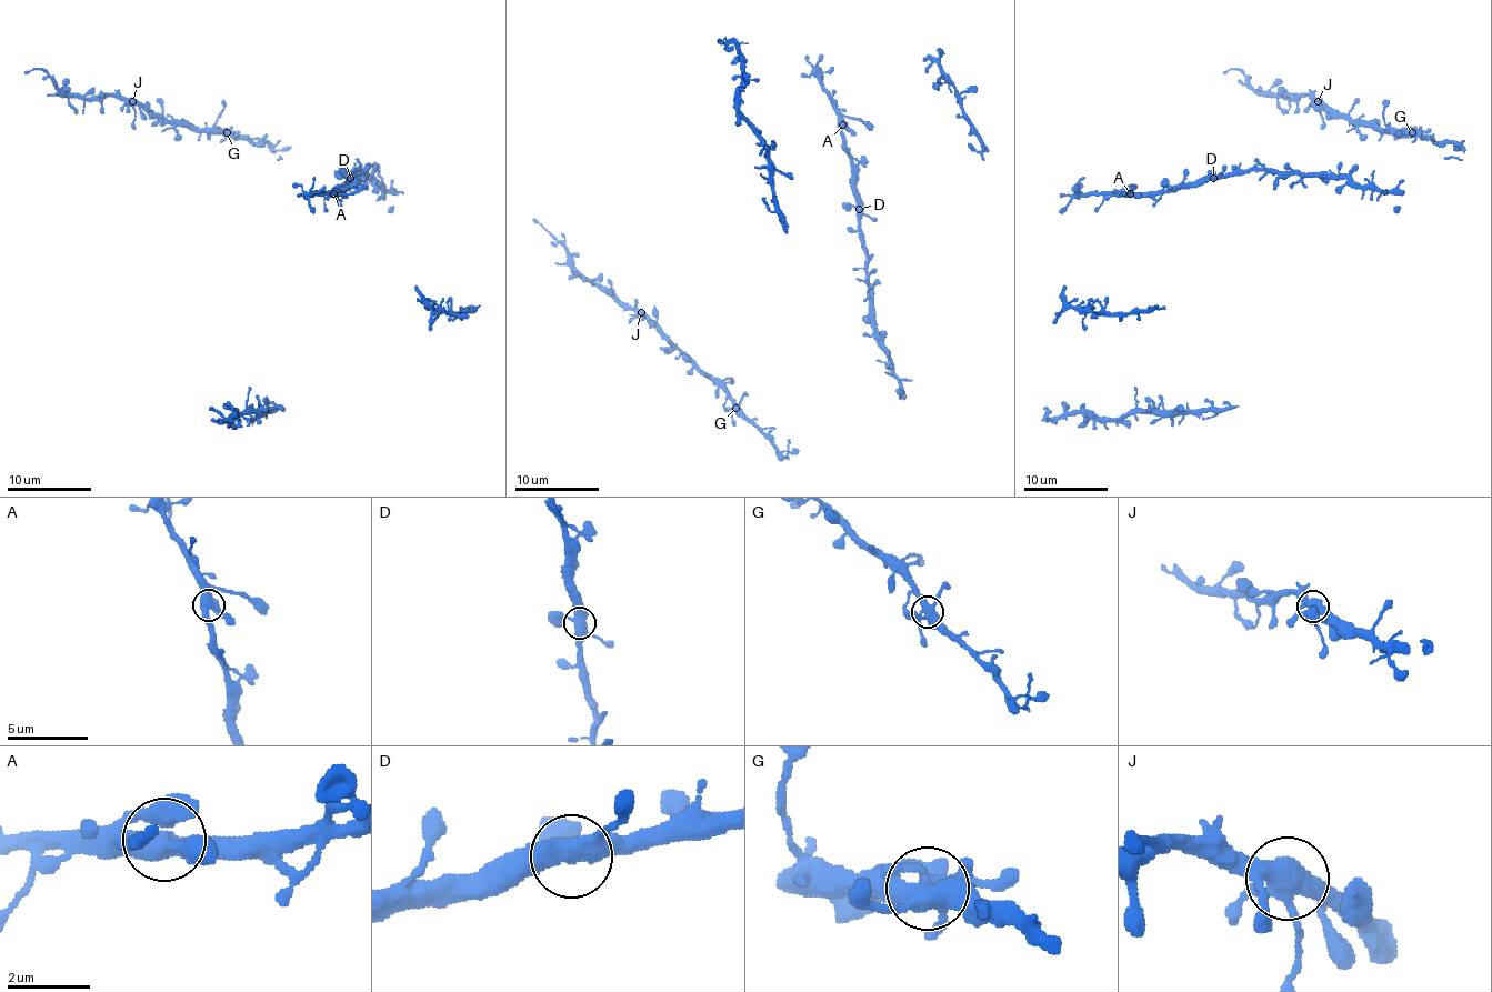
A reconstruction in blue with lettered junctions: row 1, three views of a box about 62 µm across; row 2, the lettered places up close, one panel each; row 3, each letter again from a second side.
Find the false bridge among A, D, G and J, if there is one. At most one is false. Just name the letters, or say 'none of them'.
none of them

